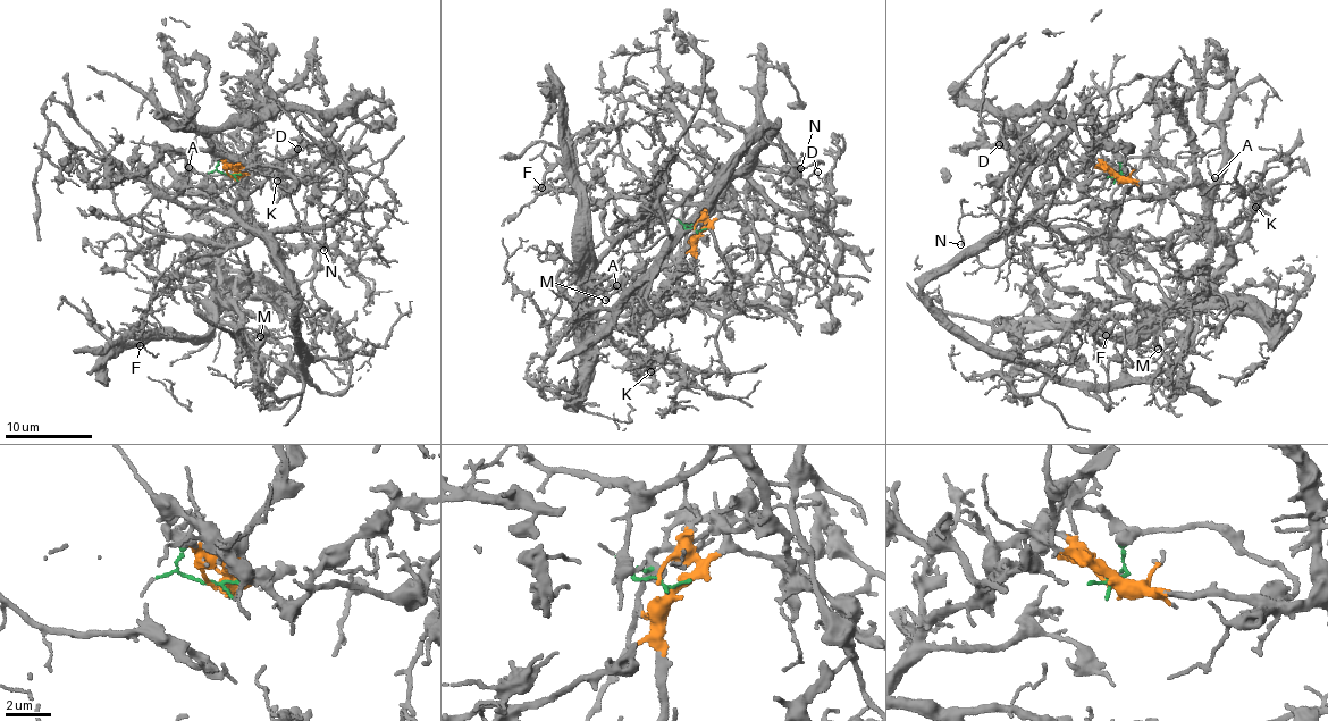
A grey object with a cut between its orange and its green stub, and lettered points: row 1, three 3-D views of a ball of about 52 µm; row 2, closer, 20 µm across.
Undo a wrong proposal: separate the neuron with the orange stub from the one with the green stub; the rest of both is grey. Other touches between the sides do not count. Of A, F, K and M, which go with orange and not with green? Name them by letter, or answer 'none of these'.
A, F, K, M

